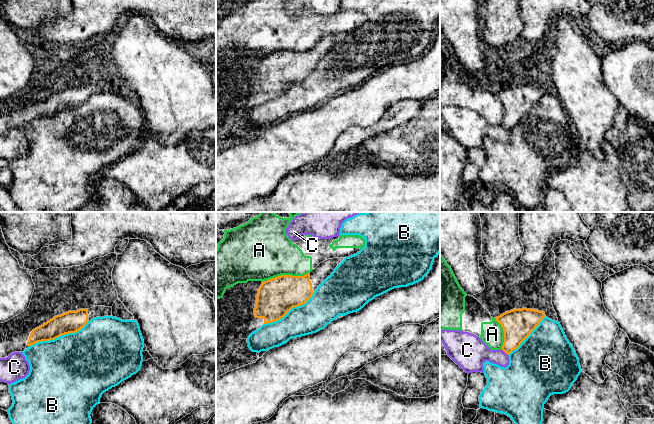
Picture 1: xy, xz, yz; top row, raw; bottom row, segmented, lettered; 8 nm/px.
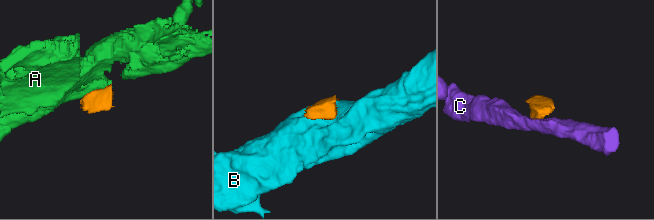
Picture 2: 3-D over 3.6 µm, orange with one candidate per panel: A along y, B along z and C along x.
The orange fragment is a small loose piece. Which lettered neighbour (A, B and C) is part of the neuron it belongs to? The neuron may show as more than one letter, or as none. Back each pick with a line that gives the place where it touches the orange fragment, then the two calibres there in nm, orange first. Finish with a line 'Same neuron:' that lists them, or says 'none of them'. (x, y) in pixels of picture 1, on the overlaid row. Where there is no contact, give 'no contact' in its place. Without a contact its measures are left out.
Same neuron: none of them

